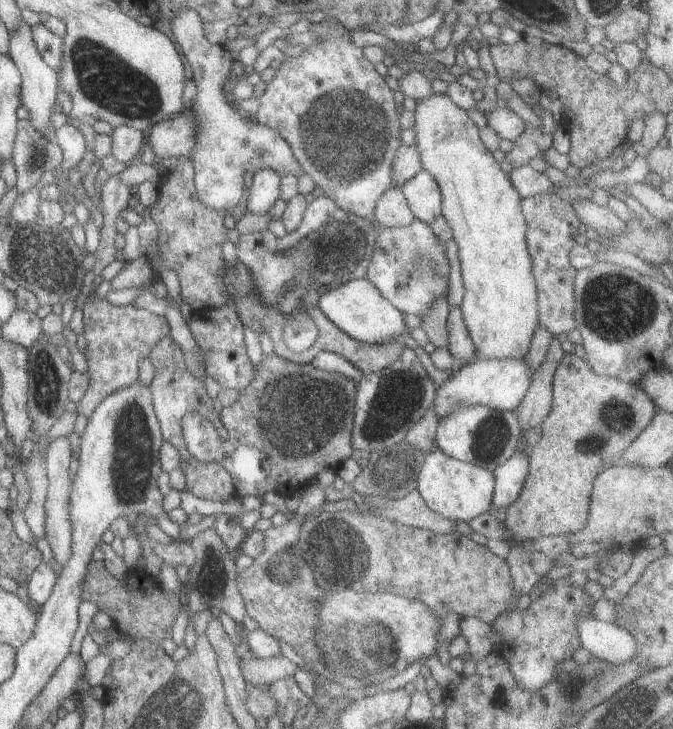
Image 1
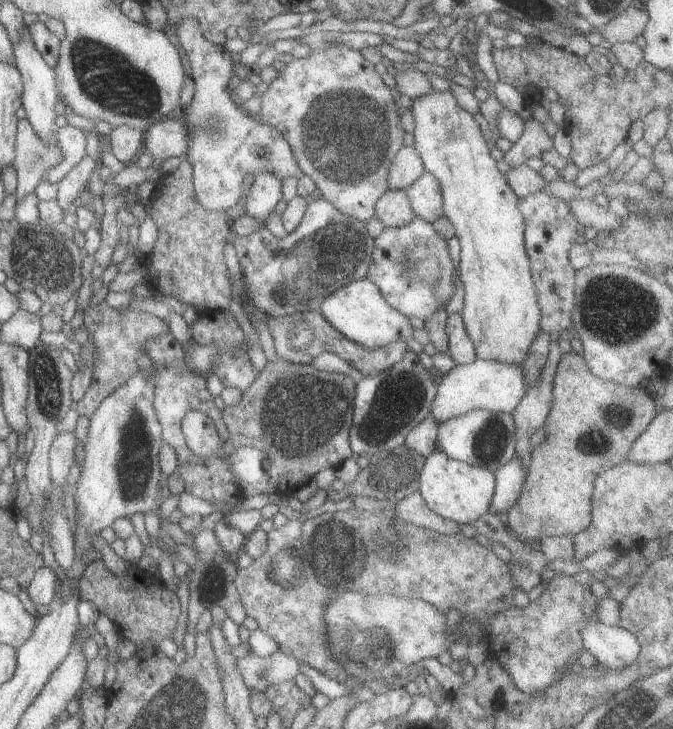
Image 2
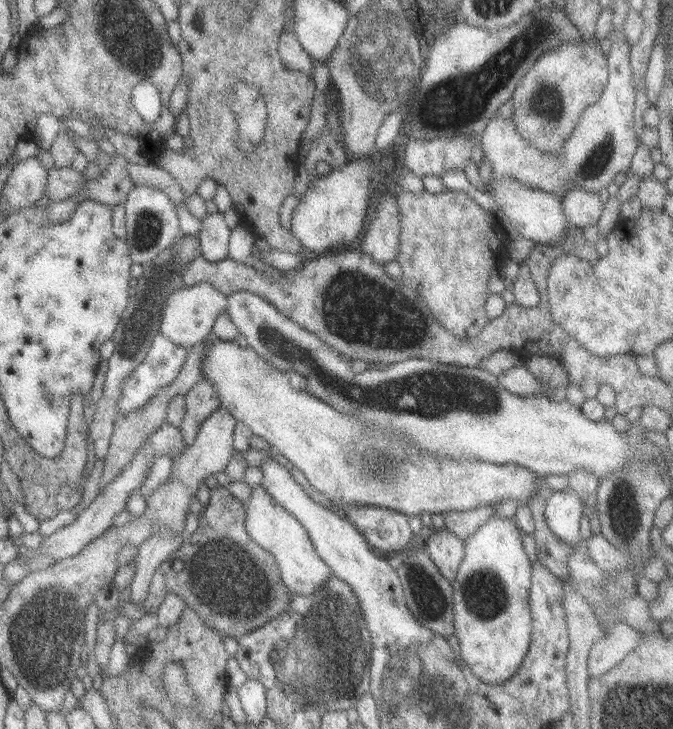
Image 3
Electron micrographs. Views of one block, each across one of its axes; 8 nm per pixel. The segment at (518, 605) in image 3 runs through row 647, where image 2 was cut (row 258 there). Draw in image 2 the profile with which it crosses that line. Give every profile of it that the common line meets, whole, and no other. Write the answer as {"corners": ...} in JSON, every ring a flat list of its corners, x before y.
{"corners":[[431,90,411,101,408,110,414,124,412,147,421,159,423,170,439,184,442,214,451,222,454,236,459,242,457,275,463,285,460,315,472,342,475,358,519,366,539,332,540,310,523,246,523,218,517,208,518,196,509,190,505,175,499,172,496,160,491,158,490,148,481,136,479,124,471,113,457,105,449,90]]}

